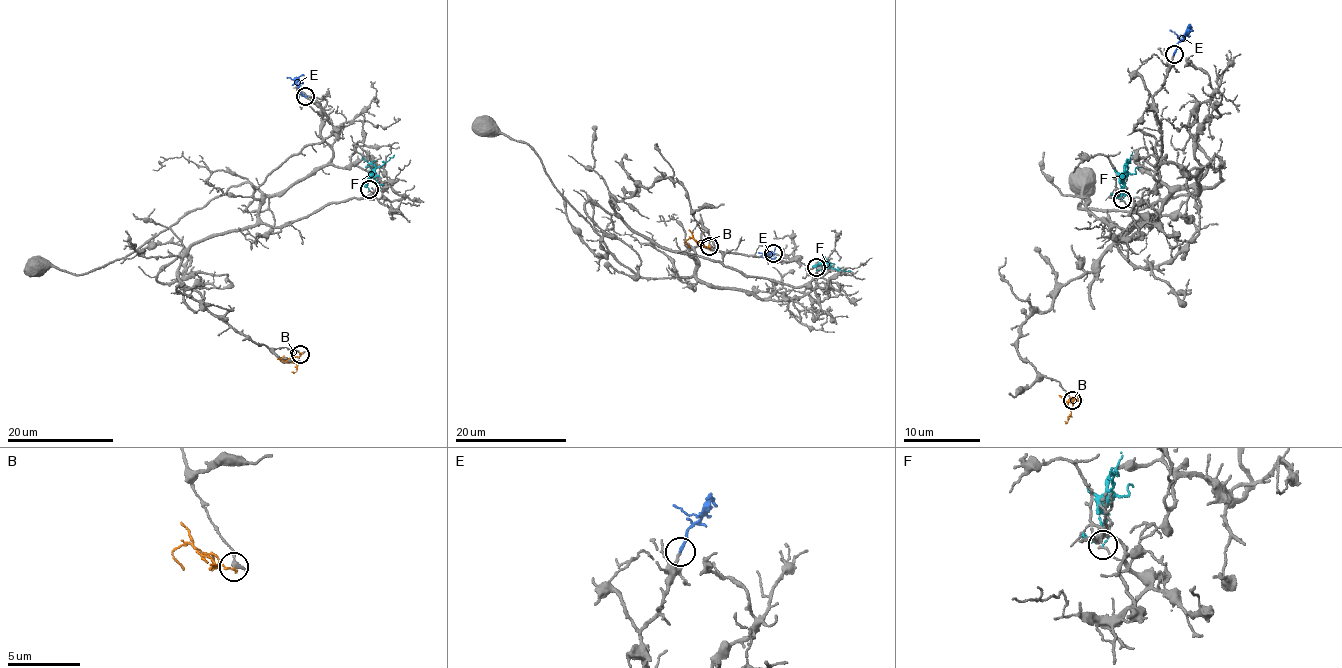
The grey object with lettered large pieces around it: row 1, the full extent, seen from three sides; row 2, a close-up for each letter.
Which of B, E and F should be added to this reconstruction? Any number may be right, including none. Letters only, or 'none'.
E

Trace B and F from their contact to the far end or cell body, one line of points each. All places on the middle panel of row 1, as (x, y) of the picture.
B: (709, 246), (695, 240), (702, 247), (697, 243)
F: (817, 266), (827, 265), (851, 272)

